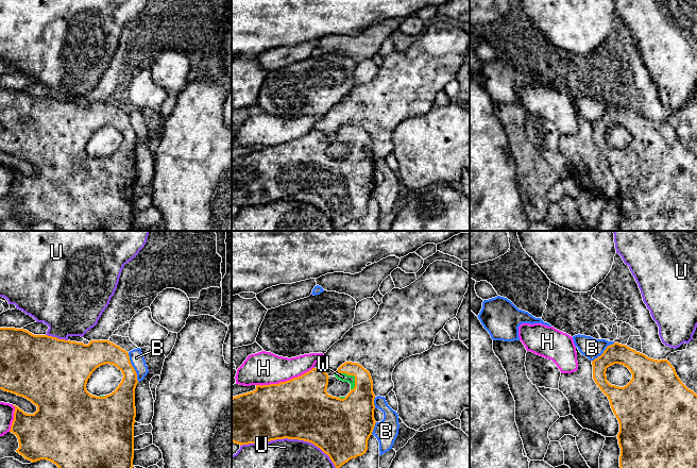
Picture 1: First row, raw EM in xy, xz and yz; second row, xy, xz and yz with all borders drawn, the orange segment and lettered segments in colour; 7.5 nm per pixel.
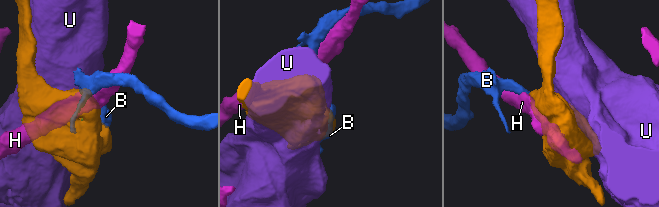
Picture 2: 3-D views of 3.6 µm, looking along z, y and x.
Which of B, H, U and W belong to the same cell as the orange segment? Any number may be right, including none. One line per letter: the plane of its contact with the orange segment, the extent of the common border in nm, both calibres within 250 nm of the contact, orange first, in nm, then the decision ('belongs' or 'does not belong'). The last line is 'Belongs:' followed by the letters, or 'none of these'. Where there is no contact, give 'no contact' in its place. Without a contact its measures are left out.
B: meets orange in xy; contact 240 nm long; 180 nm thick on the orange side, 110 nm on the other; does not belong
H: meets orange in xz; contact 460 nm long; 460 nm thick on the orange side, 260 nm on the other; does not belong
U: meets orange in xz; contact 750 nm long; 460 nm thick on the orange side, 440 nm on the other; does not belong
W: meets orange in xz; contact 190 nm long; 240 nm thick on the orange side, 60 nm on the other; belongs
Belongs: W

